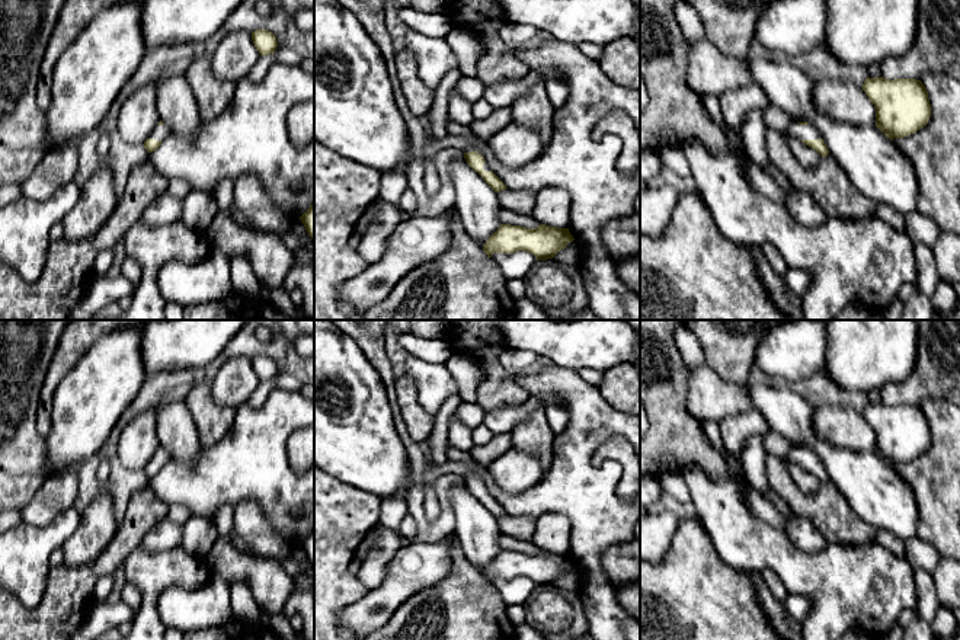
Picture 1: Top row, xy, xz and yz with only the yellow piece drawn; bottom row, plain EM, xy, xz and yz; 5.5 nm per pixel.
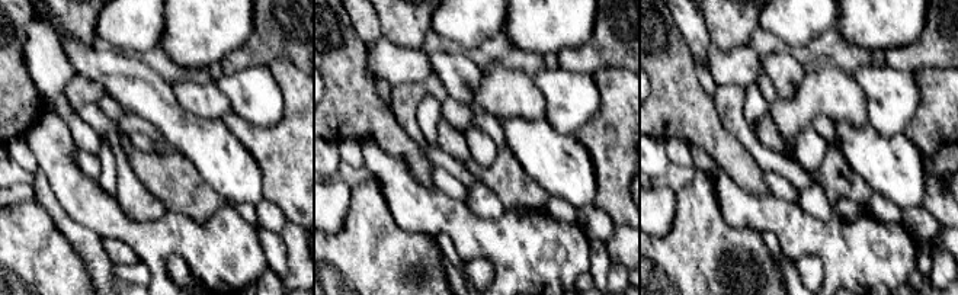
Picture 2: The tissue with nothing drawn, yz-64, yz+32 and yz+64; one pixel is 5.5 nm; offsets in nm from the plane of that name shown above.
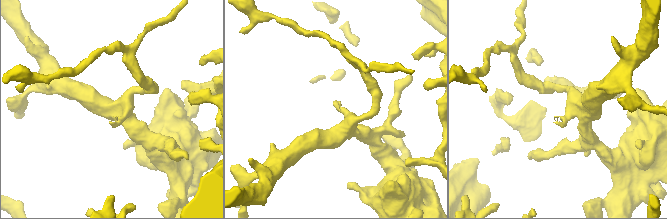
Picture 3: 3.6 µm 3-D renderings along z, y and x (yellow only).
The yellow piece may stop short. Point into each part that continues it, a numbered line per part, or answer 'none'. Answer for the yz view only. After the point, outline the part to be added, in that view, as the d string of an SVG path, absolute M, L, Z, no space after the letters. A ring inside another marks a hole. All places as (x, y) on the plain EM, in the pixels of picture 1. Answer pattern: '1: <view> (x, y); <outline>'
1: yz (799, 457); M794 448L785 460L785 464L799 464L799 465L820 465L820 458L810 449L800 451Z

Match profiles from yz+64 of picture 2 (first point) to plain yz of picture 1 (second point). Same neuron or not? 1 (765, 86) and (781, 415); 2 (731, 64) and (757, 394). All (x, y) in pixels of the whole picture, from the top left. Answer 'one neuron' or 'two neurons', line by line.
1: two neurons
2: two neurons

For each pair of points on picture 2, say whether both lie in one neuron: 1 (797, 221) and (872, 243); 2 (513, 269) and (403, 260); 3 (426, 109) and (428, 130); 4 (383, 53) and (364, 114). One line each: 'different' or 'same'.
1: same
2: different
3: same
4: different

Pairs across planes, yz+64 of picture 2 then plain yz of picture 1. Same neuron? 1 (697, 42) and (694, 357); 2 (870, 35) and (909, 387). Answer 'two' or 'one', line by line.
1: one
2: two

